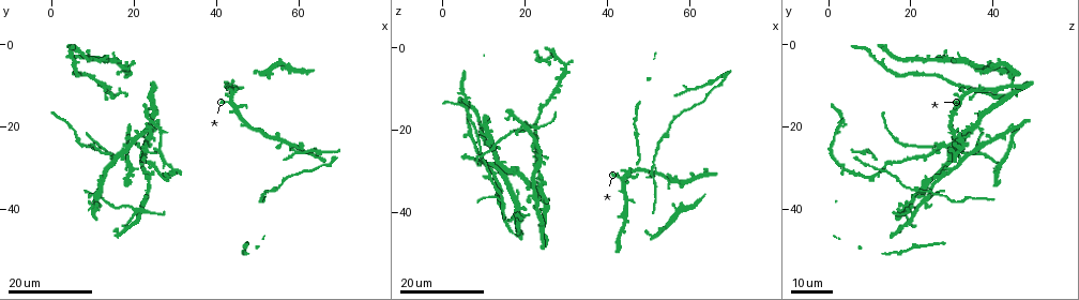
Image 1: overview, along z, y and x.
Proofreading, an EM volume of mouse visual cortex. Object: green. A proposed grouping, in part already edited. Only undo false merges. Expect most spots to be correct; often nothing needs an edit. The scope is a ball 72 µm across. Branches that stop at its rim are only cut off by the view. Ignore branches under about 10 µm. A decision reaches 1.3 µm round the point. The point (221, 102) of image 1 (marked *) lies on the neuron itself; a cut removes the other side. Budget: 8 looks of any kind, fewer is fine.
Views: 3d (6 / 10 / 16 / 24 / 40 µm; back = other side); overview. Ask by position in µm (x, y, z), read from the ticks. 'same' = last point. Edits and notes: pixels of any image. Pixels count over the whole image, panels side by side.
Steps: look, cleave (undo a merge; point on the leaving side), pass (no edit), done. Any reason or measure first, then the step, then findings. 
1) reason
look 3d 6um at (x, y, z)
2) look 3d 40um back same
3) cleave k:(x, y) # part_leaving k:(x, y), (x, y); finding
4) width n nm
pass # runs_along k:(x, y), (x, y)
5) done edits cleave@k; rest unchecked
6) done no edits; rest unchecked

look 3d 16um at (23.5, 20.0, 34.0)

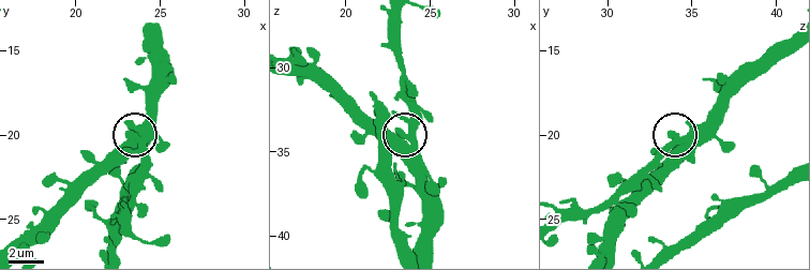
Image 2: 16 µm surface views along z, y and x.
look 3d 6um at (23.6, 20.1, 33.9)

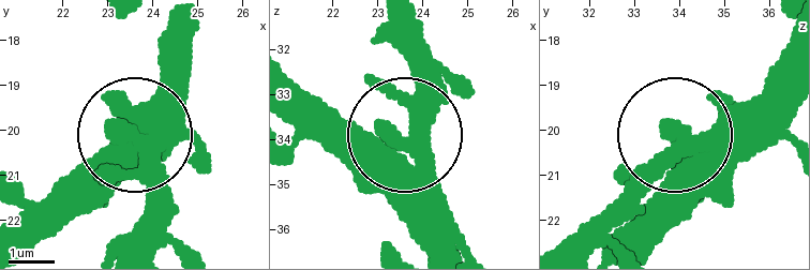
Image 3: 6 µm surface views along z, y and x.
width 460 nm
pass # all the same neuron

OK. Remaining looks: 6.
four arms meet
look 3d 24um at (29.5, 30.5, 5.0)

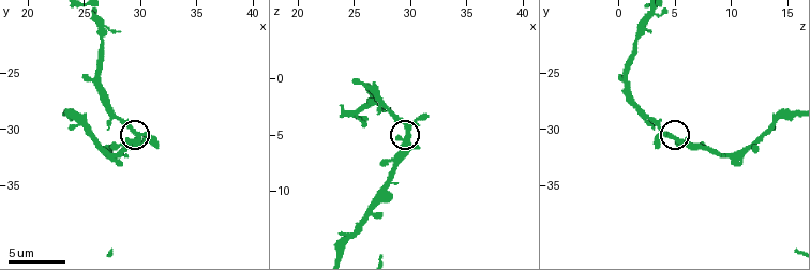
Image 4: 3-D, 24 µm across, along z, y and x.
look 3d 6um at (29.8, 30.6, 5.0)

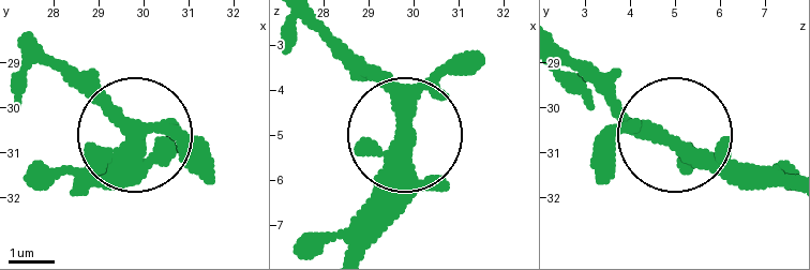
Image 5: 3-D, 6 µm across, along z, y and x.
pass # runs_along 5:(72, 180), (99, 177), (130, 134), (64, 69); one neuron here

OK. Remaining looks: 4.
look 3d 16um at (11.5, 26.5, 32.0)

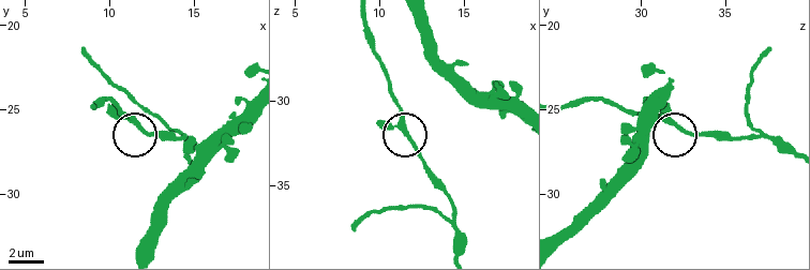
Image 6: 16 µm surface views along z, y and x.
look 3d 6um at (11.8, 25.9, 32.3)

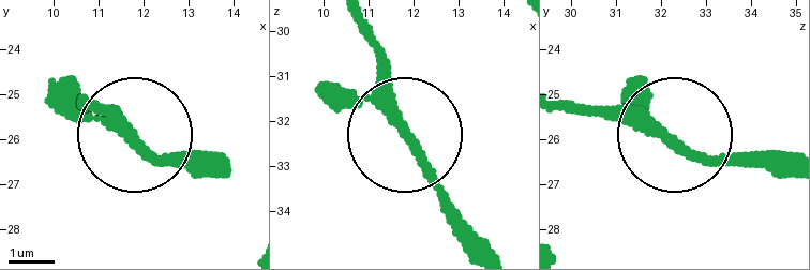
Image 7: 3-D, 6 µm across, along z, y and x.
side_arm 14 um
pass # one neuron here

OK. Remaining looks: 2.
small branch off a trunk
look 3d 24um at (43.5, 10.0, 44.0)

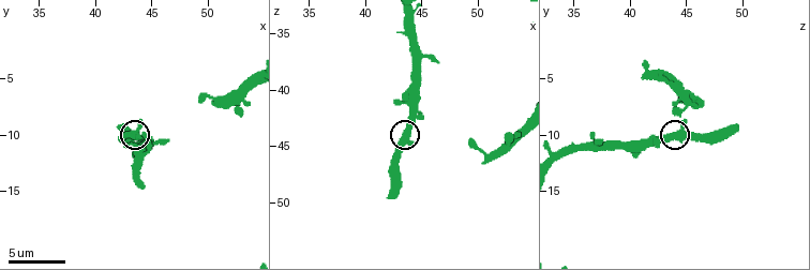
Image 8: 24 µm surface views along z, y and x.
closer look
look 3d 10um at (43.6, 9.6, 44.2)

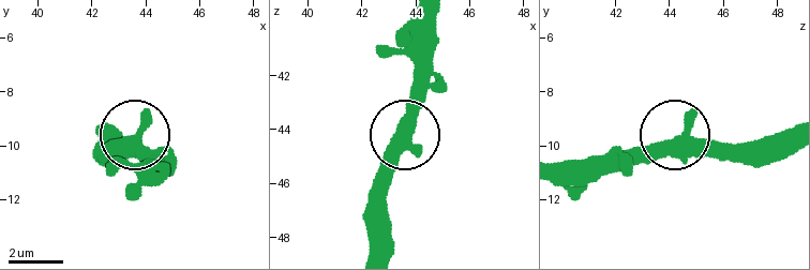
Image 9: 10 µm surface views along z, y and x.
pass # all the same neuron

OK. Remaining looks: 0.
done no edits; rest unchecked

